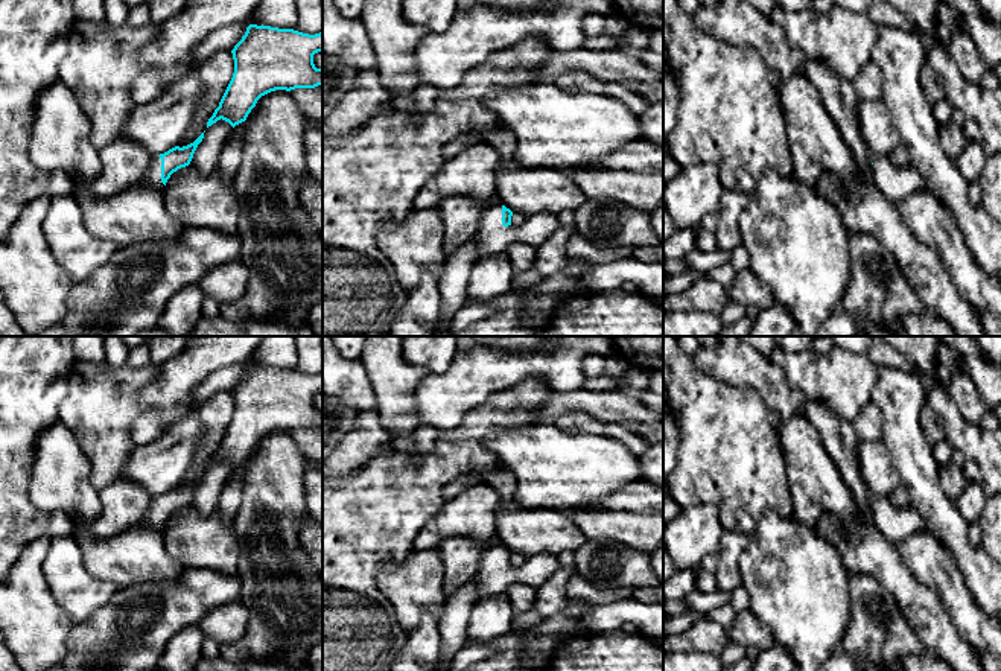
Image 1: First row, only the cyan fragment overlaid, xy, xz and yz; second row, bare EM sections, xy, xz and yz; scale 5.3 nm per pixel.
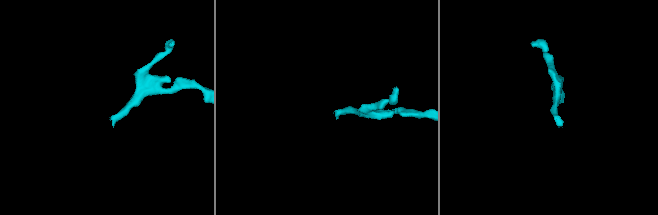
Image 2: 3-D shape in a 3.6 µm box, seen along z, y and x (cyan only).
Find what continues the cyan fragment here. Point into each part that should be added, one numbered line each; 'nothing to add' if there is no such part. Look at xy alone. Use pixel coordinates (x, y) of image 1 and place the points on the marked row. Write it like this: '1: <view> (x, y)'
1: xy (206, 157)

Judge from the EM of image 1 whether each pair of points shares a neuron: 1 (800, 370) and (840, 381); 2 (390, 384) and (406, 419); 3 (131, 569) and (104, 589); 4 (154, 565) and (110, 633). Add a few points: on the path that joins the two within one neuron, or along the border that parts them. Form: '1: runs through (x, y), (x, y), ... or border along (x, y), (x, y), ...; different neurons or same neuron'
1: runs through (810, 373), (831, 379); same neuron
2: runs through (394, 393), (397, 410); same neuron
3: border along (84, 562), (95, 577), (111, 580), (119, 586); different neurons
4: border along (178, 575), (166, 583), (134, 583), (119, 588); different neurons

